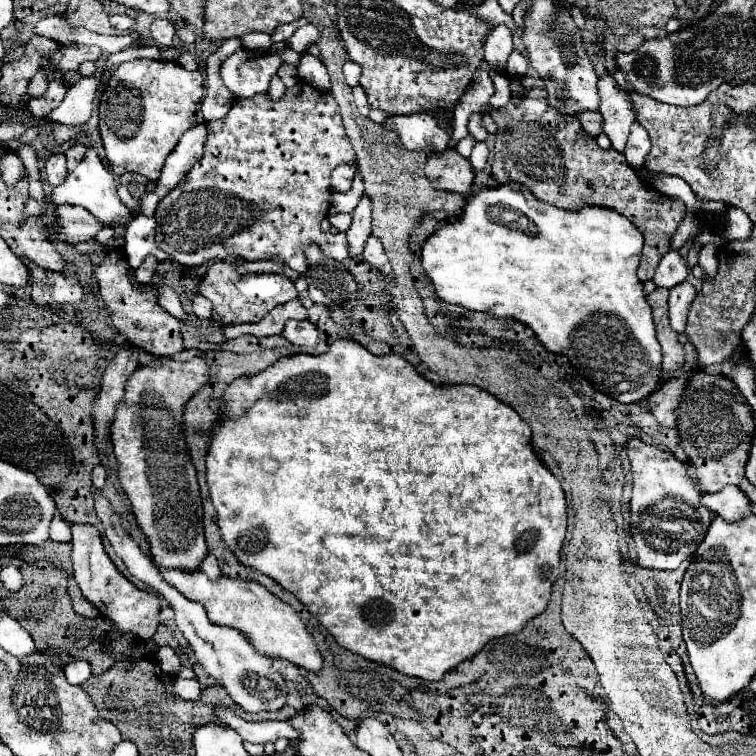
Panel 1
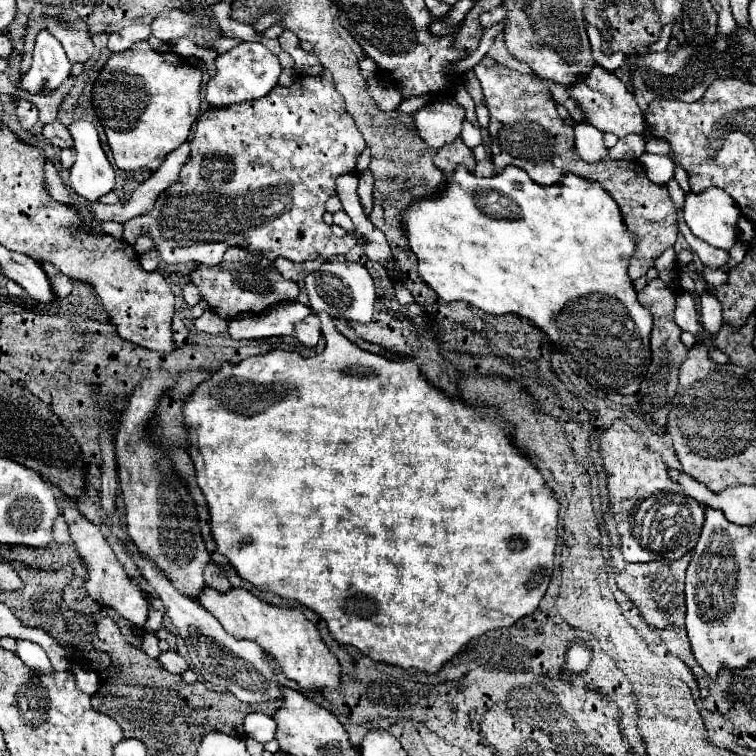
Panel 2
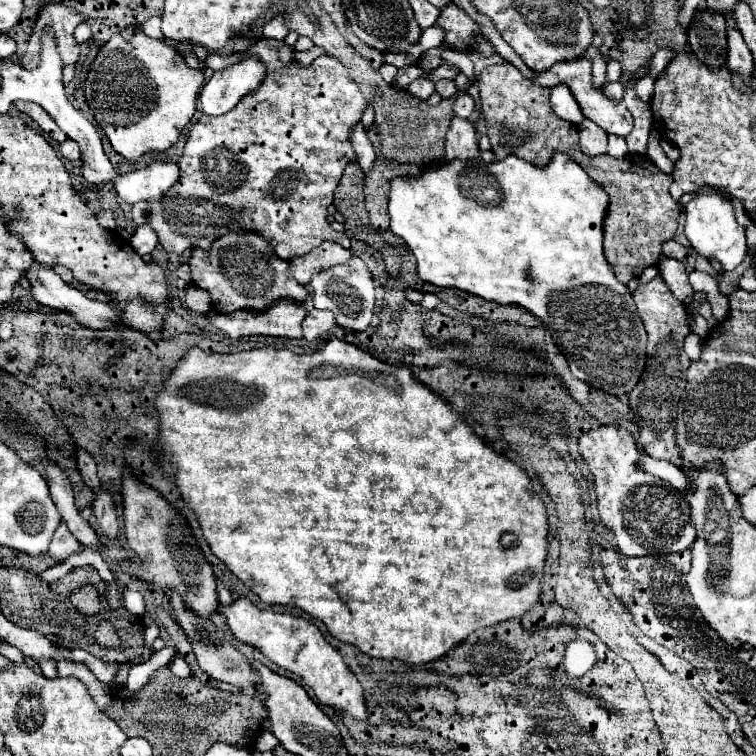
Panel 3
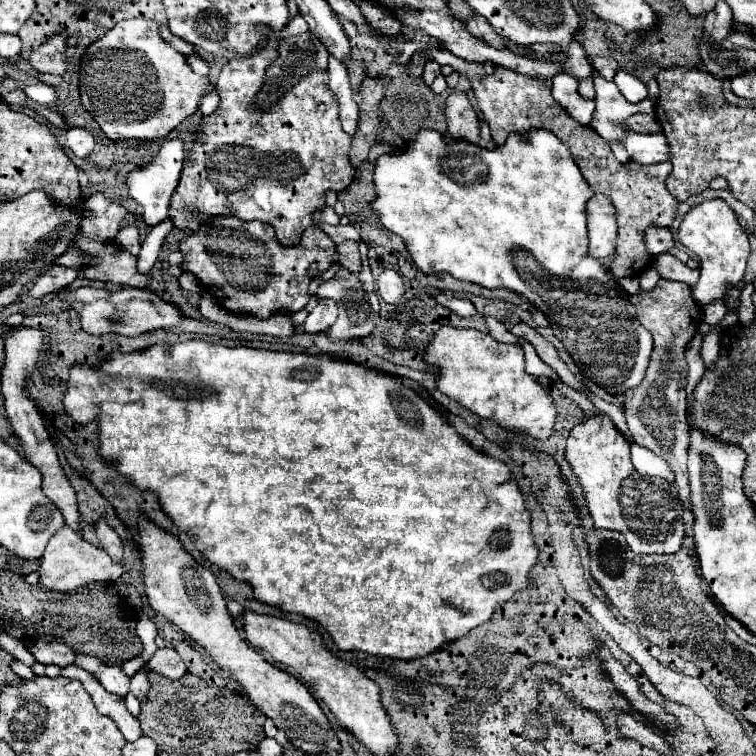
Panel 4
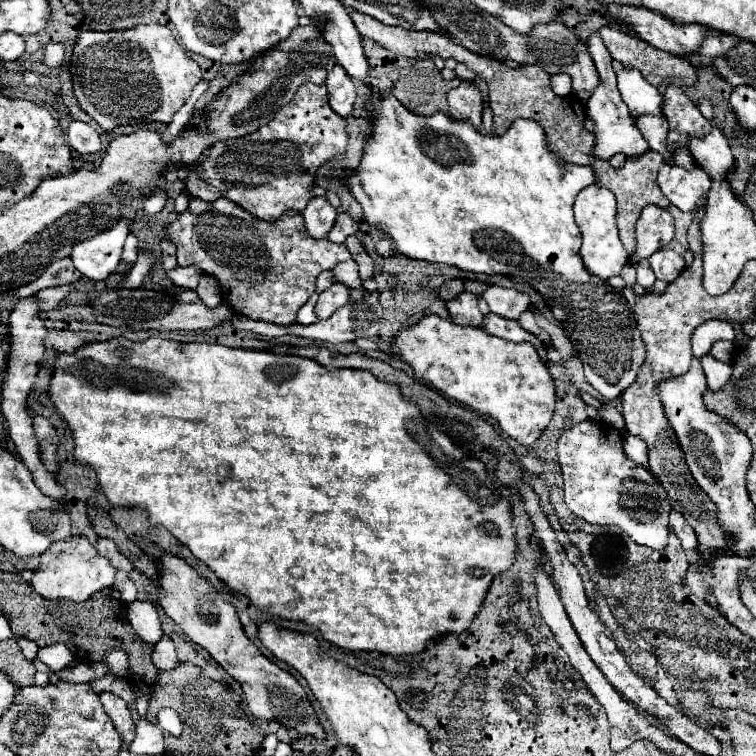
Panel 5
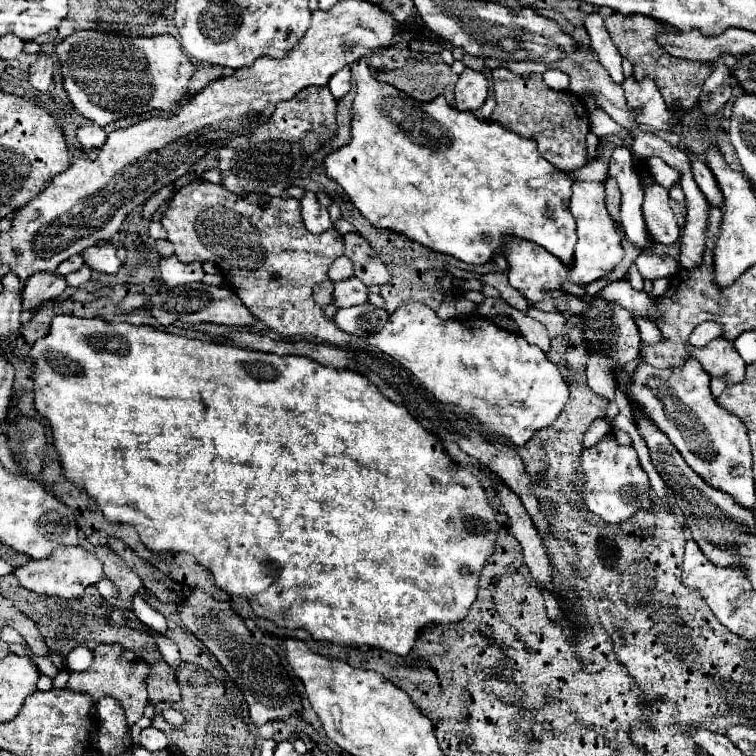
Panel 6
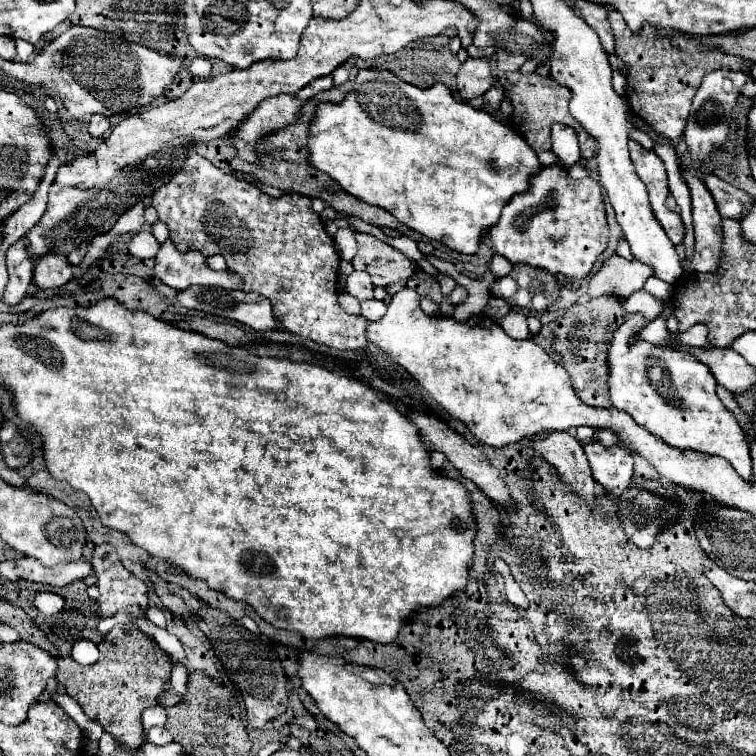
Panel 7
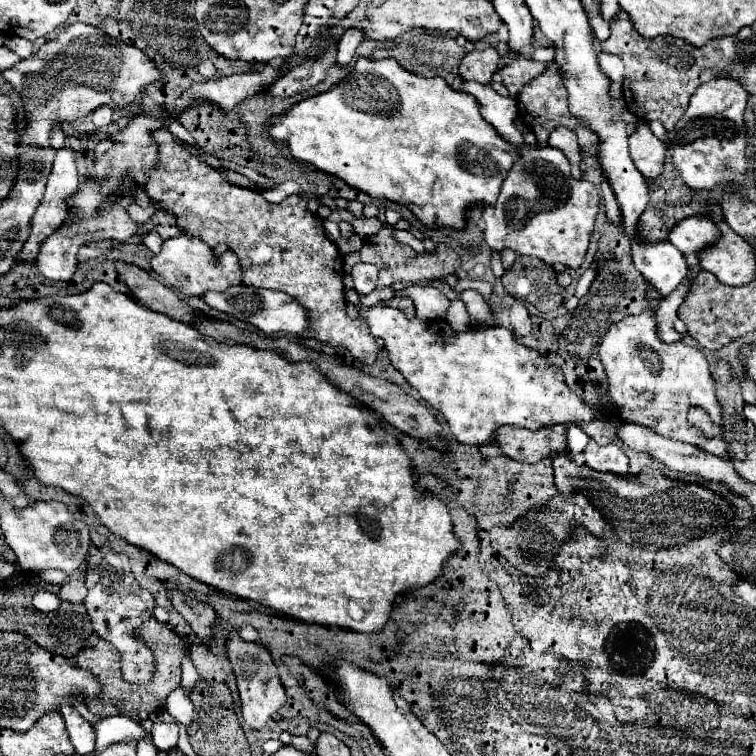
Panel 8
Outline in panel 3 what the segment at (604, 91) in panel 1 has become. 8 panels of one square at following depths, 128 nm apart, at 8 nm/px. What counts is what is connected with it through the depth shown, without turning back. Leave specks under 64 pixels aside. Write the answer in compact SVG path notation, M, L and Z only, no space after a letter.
M582 58L582 60L570 60L570 62L556 62L552 68L548 70L534 70L534 76L530 80L534 80L534 84L538 86L556 86L558 82L564 82L570 86L574 98L578 100L582 112L586 118L590 118L592 122L596 122L602 130L606 130L608 134L616 134L616 136L628 136L634 128L634 118L630 114L630 110L626 108L624 102L606 102L606 98L602 98L602 88L594 88L592 86L592 62L588 58Z

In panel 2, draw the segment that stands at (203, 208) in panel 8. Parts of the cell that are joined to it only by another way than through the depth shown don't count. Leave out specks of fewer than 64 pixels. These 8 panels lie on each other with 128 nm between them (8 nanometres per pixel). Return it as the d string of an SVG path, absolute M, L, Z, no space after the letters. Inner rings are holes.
M232 246L226 250L224 260L218 266L198 264L192 274L192 282L198 286L202 298L210 304L210 308L224 320L234 318L240 312L264 312L272 304L278 302L294 302L298 298L298 286L286 280L264 254L252 254L244 248ZM286 280L286 284L284 284Z

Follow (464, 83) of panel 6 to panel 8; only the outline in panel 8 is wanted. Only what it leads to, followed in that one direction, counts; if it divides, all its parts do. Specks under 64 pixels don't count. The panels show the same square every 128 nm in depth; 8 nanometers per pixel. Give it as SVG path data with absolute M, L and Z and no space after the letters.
M488 46L486 50L468 52L460 62L460 76L464 80L476 80L480 84L492 82L492 74L498 70L498 50Z

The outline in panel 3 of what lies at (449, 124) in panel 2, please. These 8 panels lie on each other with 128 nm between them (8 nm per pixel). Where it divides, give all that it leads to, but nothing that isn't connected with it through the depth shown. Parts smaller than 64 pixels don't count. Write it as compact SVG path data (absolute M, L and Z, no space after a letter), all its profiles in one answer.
M460 94L454 102L454 116L460 116L460 118L468 118L470 114L474 112L474 100L470 94Z

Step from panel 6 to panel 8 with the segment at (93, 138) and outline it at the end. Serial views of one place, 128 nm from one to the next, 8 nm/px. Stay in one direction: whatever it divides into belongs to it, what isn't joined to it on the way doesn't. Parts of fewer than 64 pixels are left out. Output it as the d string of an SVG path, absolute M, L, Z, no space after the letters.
M100 106L100 108L94 110L94 114L92 114L92 122L94 122L98 128L108 126L108 124L112 122L112 114L114 114L114 110L112 110L110 106Z

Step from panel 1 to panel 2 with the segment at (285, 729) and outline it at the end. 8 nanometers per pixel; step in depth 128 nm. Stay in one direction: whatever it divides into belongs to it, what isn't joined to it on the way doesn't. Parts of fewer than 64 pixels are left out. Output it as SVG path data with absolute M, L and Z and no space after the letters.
M248 714L244 720L244 730L246 730L246 736L258 740L260 744L266 744L274 738L276 722L272 716L266 716L266 714Z

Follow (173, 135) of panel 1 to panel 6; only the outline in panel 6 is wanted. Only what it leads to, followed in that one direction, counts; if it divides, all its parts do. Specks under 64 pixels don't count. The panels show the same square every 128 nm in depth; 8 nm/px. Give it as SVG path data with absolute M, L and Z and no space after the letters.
M80 30L64 38L54 48L54 56L60 64L62 86L74 110L102 128L132 114L150 110L170 112L174 104L188 96L188 82L196 72L196 66L182 52L180 42L168 34L130 38L112 32Z

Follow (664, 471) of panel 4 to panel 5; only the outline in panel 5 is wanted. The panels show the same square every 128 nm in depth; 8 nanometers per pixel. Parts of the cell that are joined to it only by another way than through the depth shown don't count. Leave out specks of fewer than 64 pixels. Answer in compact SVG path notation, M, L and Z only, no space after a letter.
M626 436L624 438L624 450L626 454L638 462L638 464L648 464L648 458L646 458L646 444L640 440L640 438L634 438L634 436Z

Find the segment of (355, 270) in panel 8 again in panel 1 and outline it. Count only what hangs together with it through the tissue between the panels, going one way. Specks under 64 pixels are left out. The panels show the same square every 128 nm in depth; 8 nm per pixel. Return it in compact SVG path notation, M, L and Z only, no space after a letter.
M288 320L282 332L294 346L314 348L318 344L318 328L310 320Z

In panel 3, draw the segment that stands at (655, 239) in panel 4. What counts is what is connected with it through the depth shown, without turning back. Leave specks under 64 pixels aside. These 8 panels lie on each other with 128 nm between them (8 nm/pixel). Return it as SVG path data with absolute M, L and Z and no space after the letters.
M668 240L668 242L662 244L662 254L668 256L668 258L676 258L676 260L680 260L680 258L688 256L688 250L686 250L684 246L676 244L676 240Z

